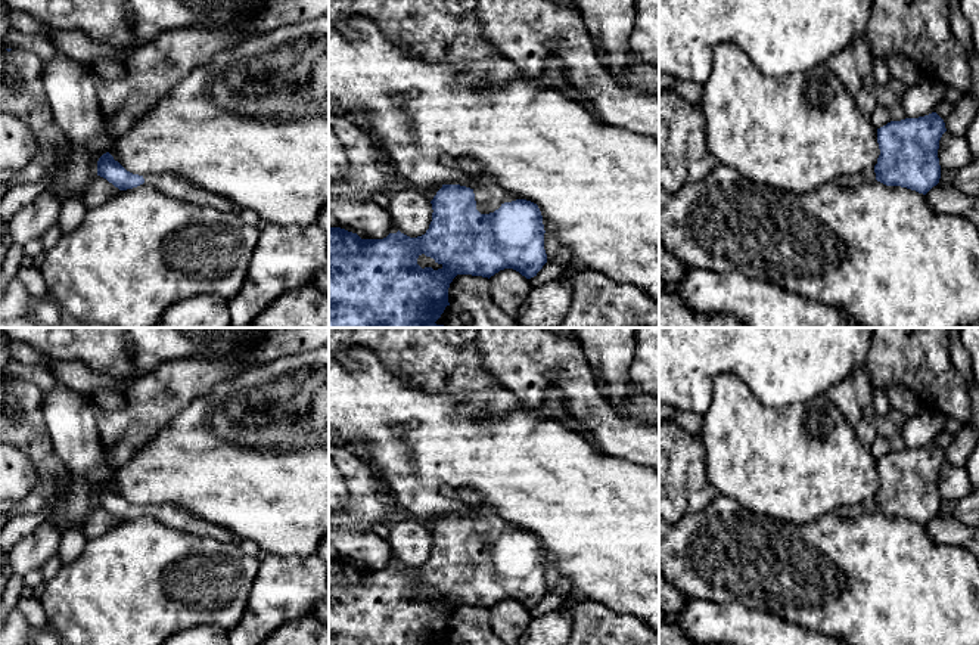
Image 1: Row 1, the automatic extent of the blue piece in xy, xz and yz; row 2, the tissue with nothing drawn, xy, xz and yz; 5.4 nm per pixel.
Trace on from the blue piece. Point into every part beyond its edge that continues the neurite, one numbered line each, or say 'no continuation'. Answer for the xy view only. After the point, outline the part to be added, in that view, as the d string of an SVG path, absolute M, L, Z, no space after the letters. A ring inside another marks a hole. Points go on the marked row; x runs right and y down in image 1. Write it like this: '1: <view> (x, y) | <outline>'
1: xy (173, 186) | M146 174L143 176L143 184L152 184L164 195L178 199L181 202L190 202L201 207L211 207L220 211L234 211L234 205L227 198L202 187L193 186L189 182L173 174Z

